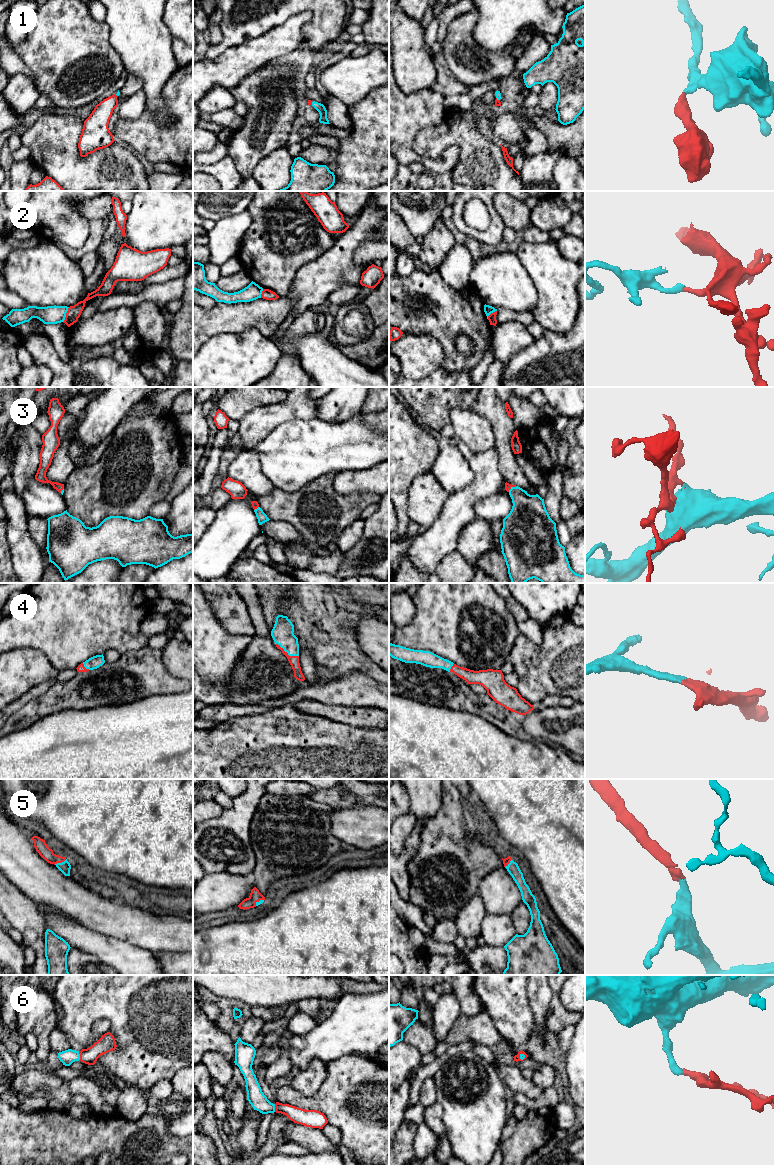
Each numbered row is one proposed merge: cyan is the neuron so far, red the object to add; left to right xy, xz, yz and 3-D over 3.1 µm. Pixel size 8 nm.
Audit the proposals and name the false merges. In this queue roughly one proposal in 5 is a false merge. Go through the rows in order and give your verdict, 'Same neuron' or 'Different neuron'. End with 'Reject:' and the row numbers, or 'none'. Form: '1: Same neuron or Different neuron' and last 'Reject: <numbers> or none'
1: Same neuron
2: Different neuron
3: Same neuron
4: Same neuron
5: Same neuron
6: Same neuron
Reject: 2

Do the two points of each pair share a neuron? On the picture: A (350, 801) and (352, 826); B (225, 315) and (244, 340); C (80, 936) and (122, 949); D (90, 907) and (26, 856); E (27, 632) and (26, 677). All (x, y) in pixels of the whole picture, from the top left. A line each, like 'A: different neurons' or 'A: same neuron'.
A: different neurons
B: different neurons
C: same neuron
D: same neuron
E: different neurons

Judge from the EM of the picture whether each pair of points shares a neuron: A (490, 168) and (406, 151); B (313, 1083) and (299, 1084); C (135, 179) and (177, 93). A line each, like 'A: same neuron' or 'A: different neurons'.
A: different neurons
B: same neuron
C: different neurons

